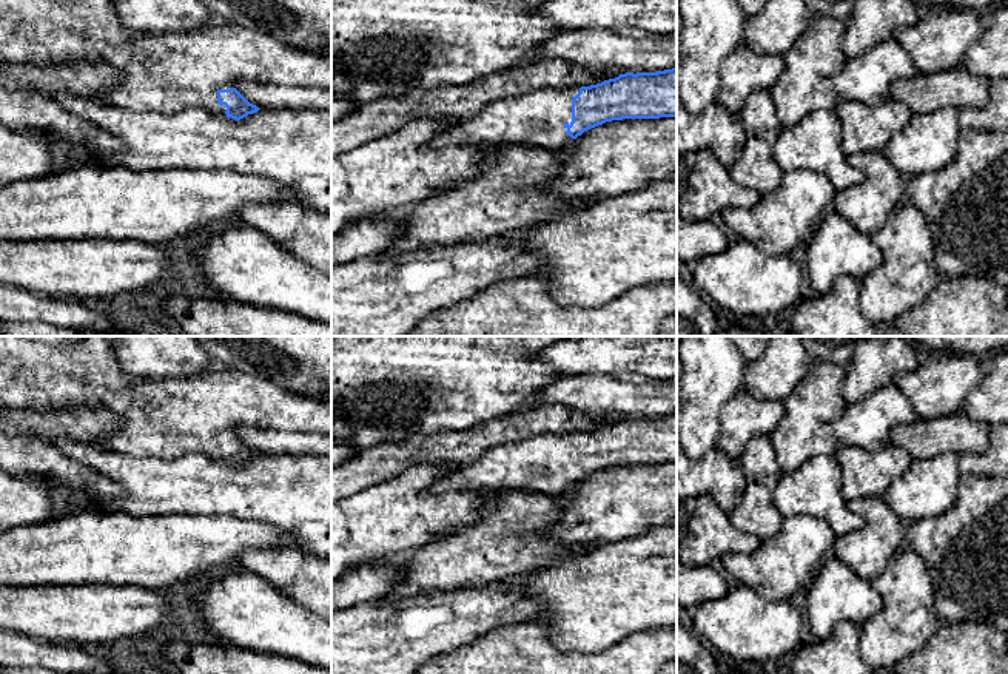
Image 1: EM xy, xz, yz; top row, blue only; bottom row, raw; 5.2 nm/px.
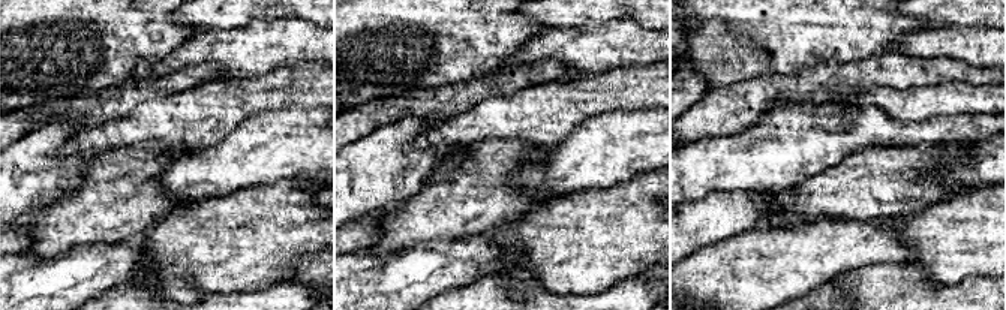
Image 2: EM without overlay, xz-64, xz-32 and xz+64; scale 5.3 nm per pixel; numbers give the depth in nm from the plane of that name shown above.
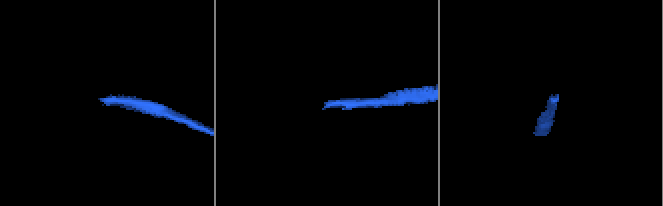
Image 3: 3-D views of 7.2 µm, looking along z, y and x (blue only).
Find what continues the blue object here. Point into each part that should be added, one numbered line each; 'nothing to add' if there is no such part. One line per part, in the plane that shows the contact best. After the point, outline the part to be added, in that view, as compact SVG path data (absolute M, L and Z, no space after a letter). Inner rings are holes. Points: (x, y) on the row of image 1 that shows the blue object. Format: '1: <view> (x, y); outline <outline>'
1: xz (537, 119); outline M580 88L527 89L445 128L432 145L527 145L559 151L572 139L564 123L572 122L572 99L578 93Z

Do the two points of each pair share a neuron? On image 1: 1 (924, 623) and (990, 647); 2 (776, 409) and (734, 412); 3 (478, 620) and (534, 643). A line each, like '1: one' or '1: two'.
1: two
2: one
3: two

